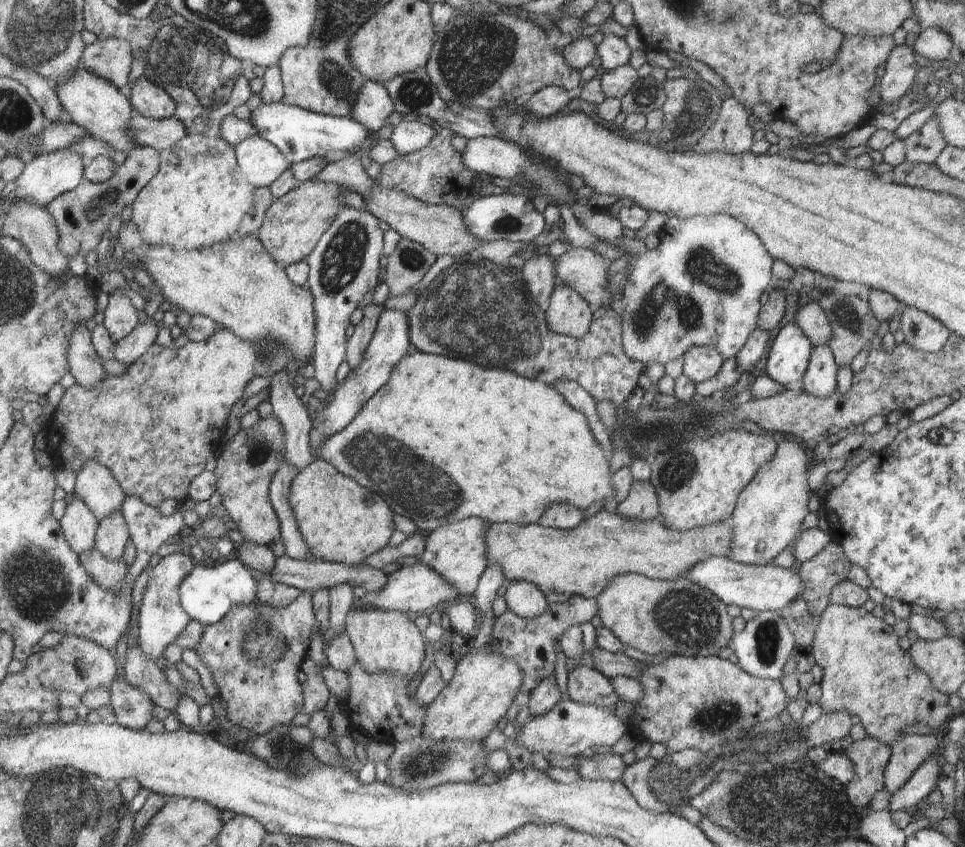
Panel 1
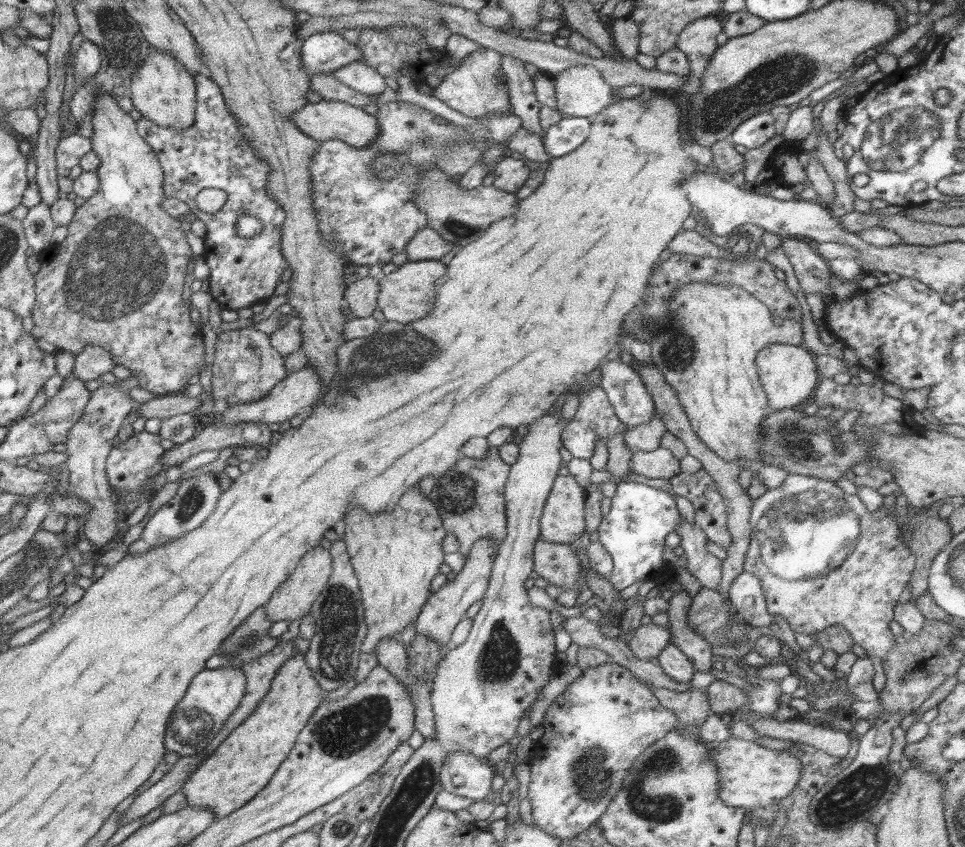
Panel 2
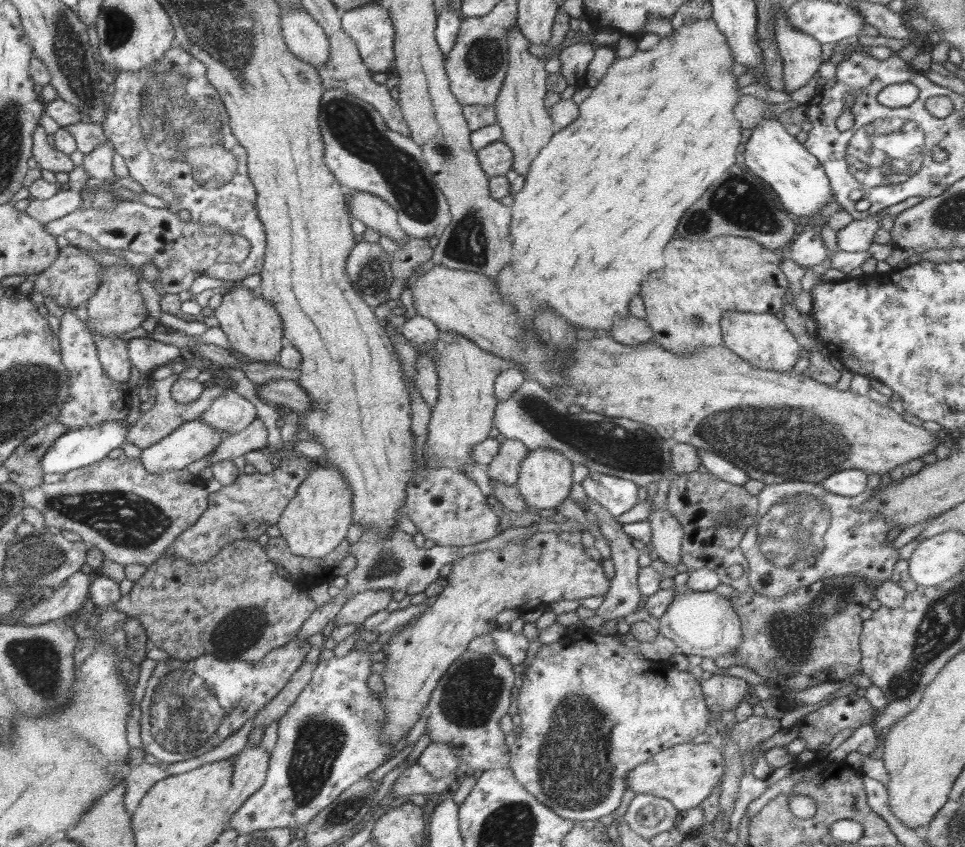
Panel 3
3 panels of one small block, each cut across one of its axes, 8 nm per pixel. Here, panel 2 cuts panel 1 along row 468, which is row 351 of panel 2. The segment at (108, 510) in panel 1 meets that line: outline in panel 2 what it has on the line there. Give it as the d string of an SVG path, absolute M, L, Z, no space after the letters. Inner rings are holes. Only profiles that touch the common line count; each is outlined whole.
M86 346L75 356L73 373L84 382L99 380L102 374L111 371L113 365L113 359L102 346Z

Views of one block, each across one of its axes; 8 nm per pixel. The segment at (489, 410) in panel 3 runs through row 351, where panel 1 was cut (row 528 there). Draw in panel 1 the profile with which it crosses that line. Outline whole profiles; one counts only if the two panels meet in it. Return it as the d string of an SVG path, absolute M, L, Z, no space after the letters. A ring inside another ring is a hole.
M478 518L442 524L428 532L425 550L419 562L432 568L461 598L471 599L488 566L484 536L484 522Z

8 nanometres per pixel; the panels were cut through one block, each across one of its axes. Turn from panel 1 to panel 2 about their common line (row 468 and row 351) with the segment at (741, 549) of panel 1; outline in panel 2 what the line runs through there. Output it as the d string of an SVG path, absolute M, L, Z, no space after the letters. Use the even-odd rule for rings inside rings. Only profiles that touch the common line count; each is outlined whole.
M772 344L758 352L755 363L769 409L774 411L804 406L812 399L812 394L821 377L814 355L804 346Z

